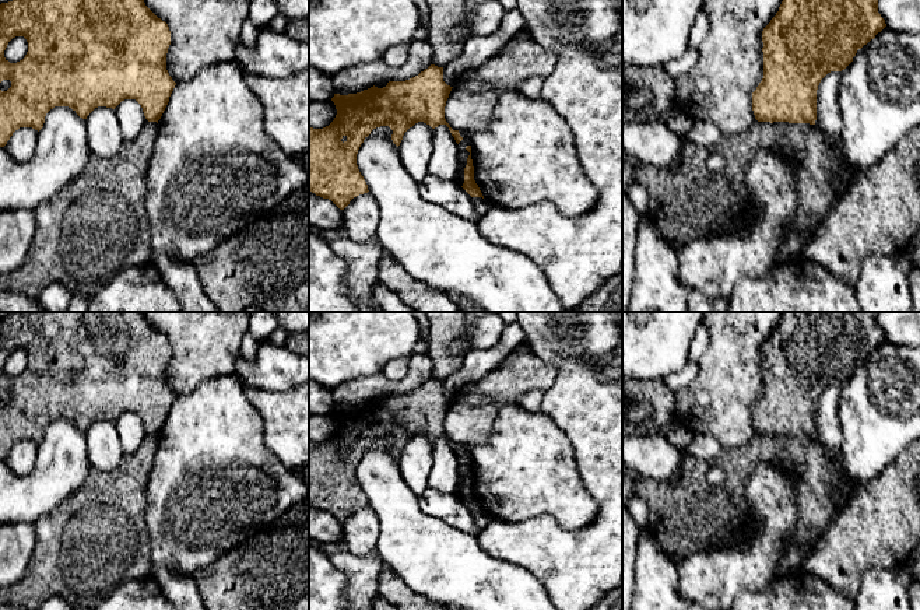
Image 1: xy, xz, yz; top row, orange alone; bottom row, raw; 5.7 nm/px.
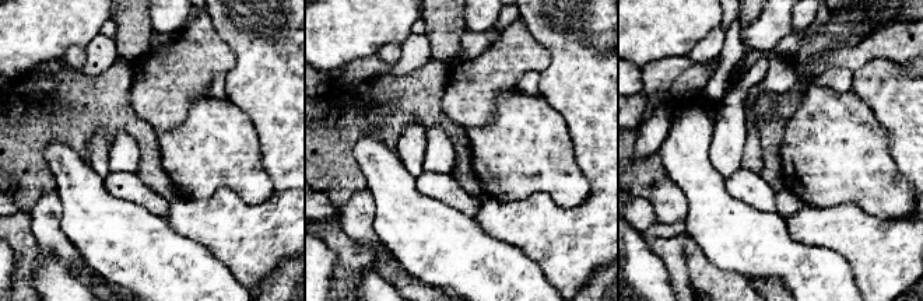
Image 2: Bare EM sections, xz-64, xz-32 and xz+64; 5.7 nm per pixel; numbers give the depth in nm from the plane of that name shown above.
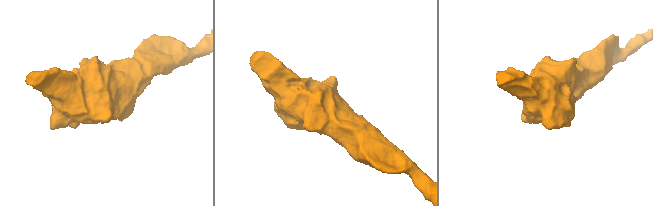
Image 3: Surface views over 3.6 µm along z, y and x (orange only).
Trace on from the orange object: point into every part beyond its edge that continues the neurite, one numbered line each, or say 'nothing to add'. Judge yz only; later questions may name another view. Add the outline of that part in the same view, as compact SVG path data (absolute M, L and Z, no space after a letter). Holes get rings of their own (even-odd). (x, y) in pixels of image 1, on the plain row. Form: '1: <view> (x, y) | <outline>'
nothing to add

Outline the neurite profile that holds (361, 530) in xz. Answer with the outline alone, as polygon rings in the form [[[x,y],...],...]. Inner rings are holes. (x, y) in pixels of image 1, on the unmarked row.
[[[369,505],[354,511],[343,523],[343,541],[358,557],[375,554],[378,537],[379,518]]]

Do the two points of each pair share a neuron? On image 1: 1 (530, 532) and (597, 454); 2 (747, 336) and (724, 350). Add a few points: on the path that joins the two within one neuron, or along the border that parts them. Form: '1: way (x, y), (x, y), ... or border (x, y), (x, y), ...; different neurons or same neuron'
1: way (565, 539), (585, 539), (606, 518), (606, 488); same neuron
2: way (741, 336), (730, 347); same neuron

